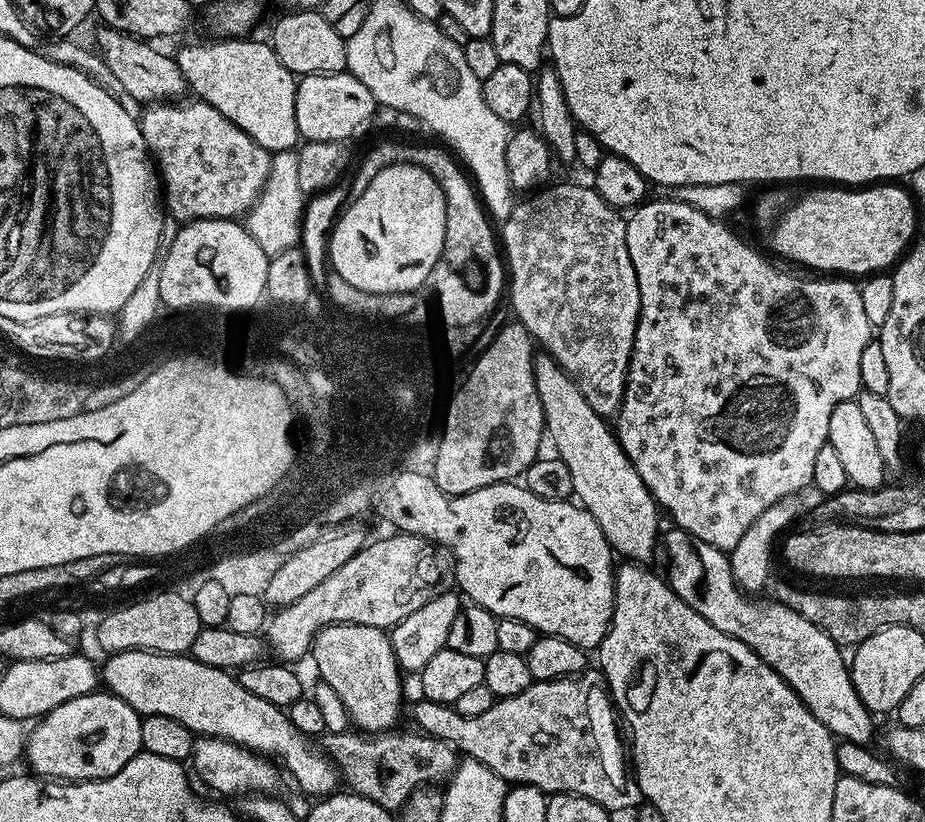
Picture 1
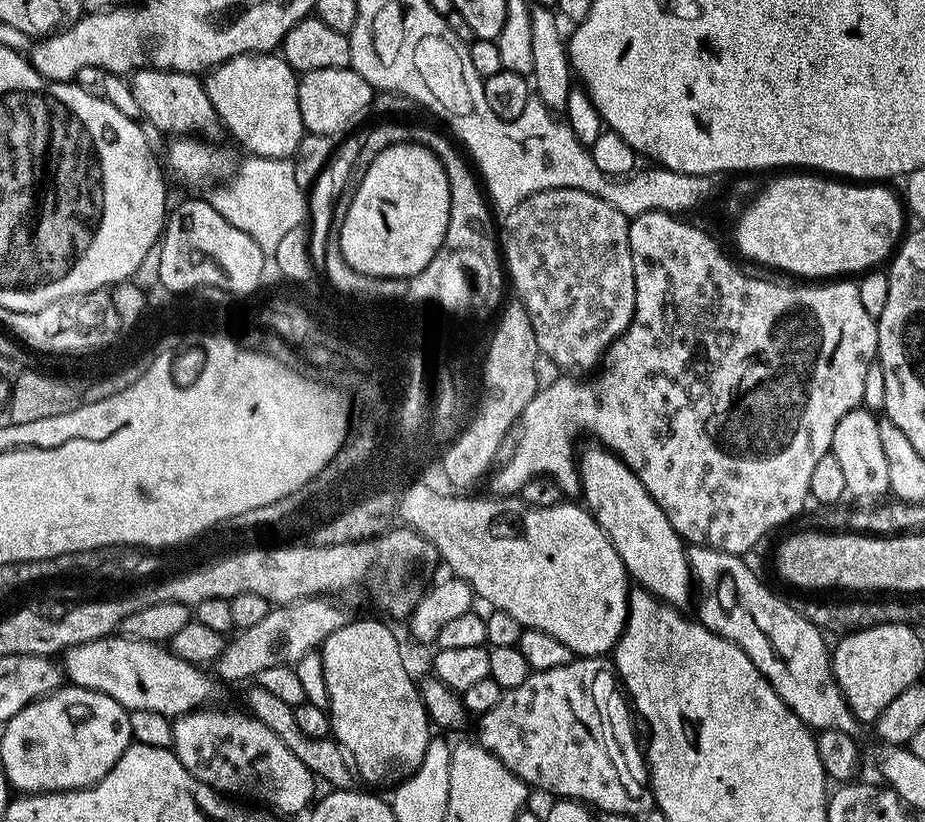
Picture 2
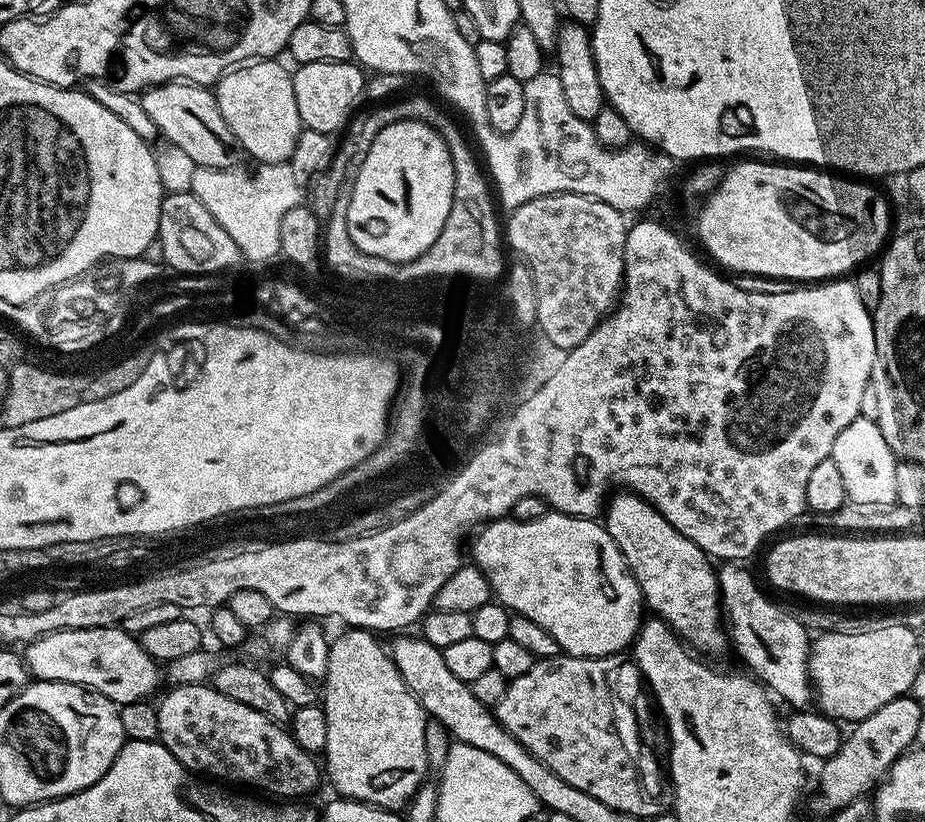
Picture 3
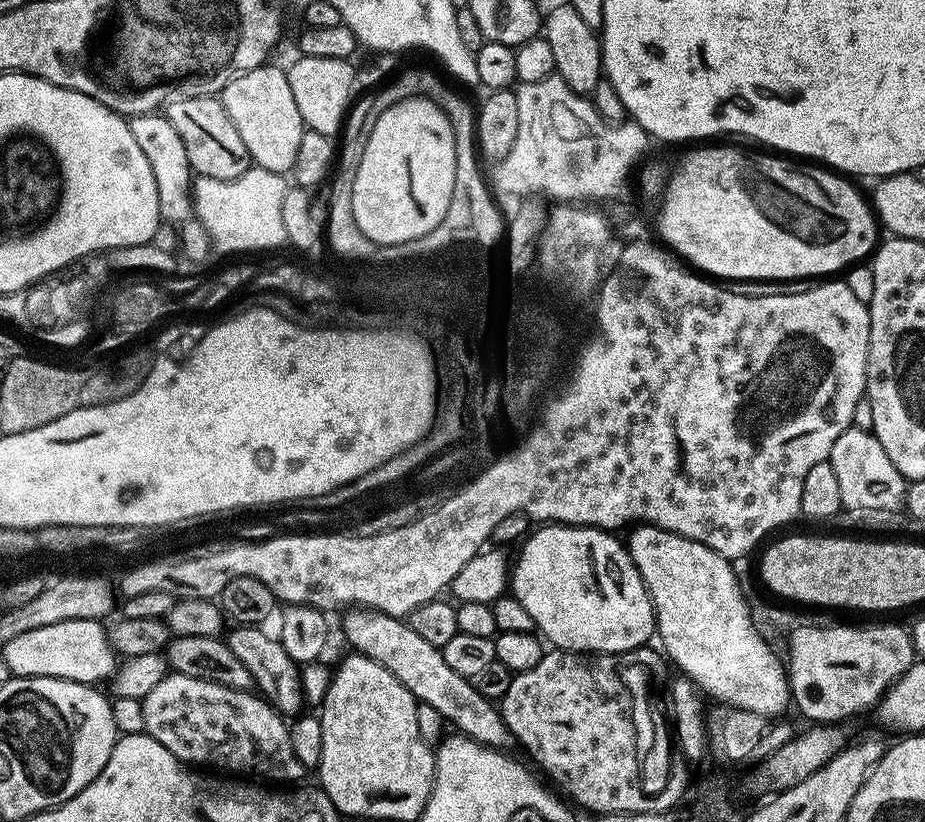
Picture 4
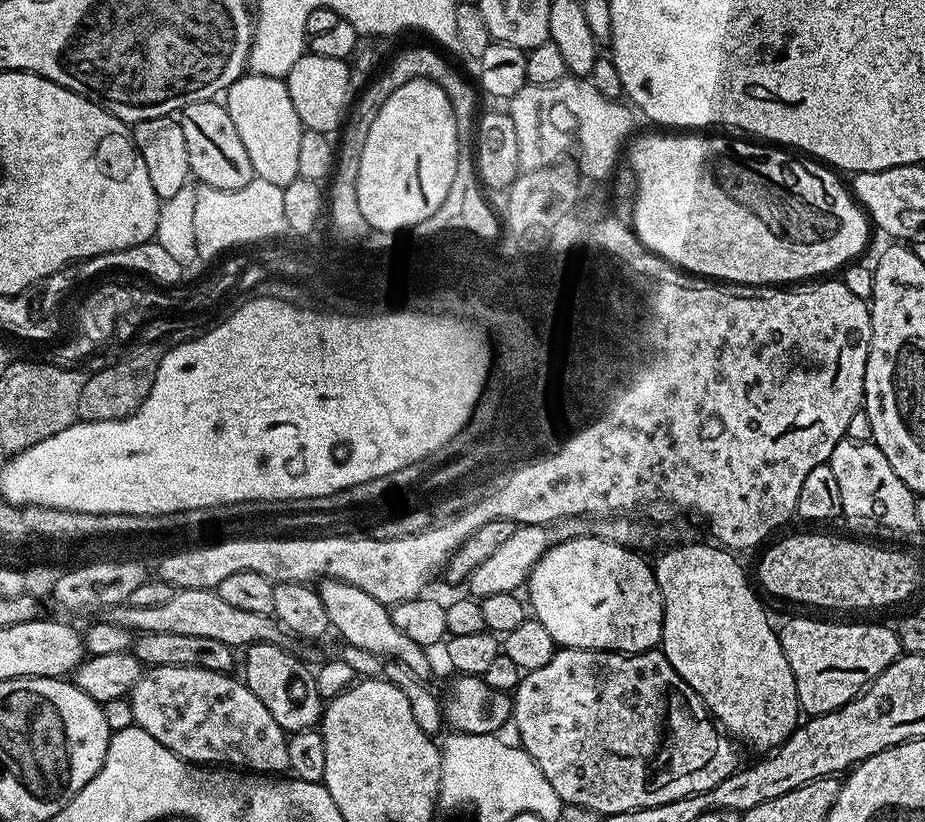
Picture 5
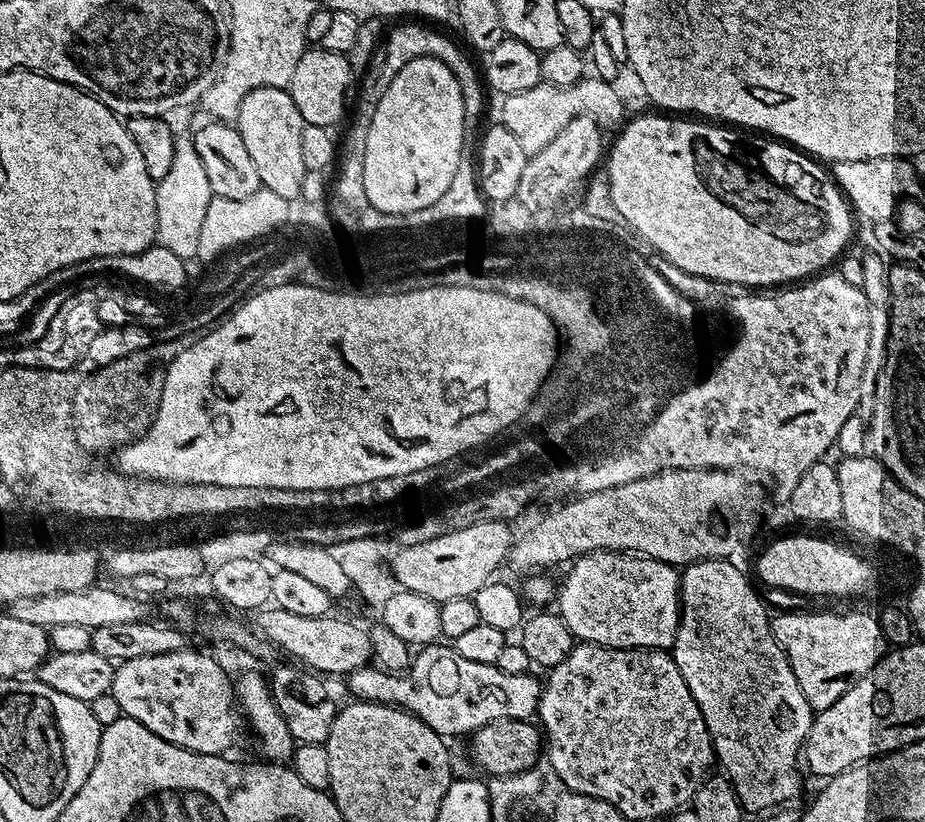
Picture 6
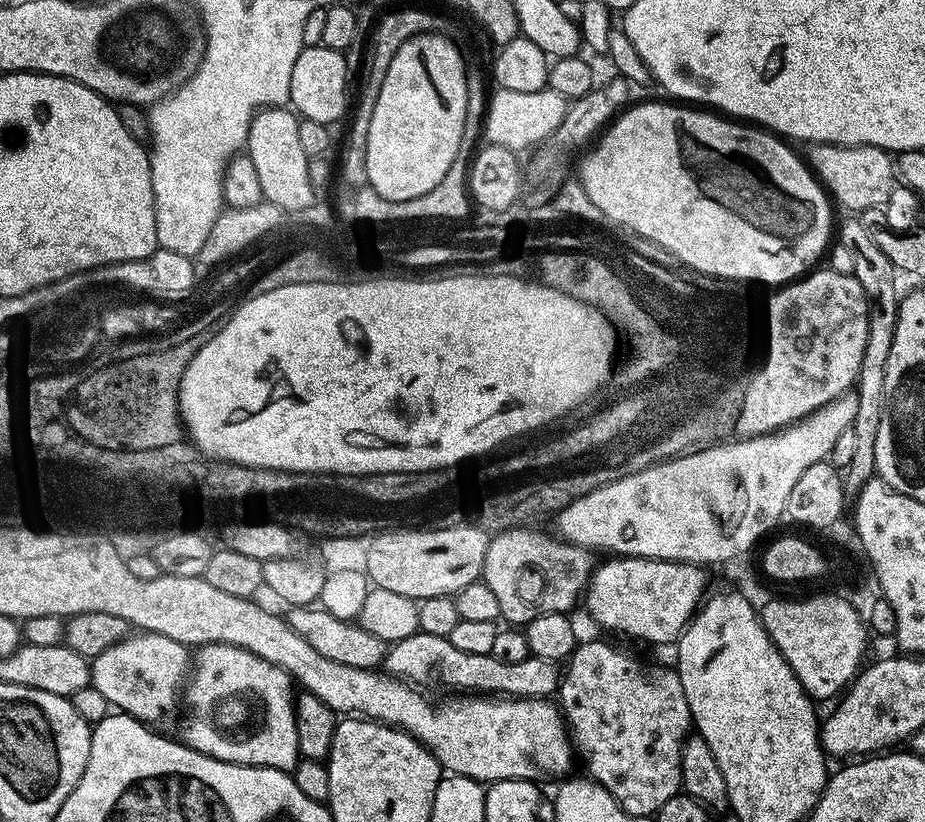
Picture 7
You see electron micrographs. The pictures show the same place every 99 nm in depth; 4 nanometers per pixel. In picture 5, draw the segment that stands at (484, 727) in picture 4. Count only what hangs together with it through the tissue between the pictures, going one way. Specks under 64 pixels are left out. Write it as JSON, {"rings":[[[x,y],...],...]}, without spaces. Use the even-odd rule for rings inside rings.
{"rings":[[[323,577],[316,586],[322,604],[326,608],[329,625],[352,646],[382,656],[396,659],[406,664],[414,674],[421,678],[428,677],[430,672],[429,653],[420,644],[413,642],[406,634],[402,634],[394,625],[391,611],[376,598],[371,598],[364,590],[350,583],[332,577]]]}

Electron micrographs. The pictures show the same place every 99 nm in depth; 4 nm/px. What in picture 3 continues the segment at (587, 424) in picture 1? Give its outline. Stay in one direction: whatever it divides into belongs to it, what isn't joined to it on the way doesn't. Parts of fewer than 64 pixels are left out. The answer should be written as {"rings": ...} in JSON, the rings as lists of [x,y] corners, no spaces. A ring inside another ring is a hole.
{"rings":[[[627,490],[617,491],[607,501],[602,523],[638,582],[645,605],[651,611],[653,608],[656,611],[653,613],[665,620],[685,645],[705,654],[718,651],[724,640],[726,644],[718,572],[701,548],[694,546],[690,538],[678,534],[678,530],[656,512],[653,504]]]}

